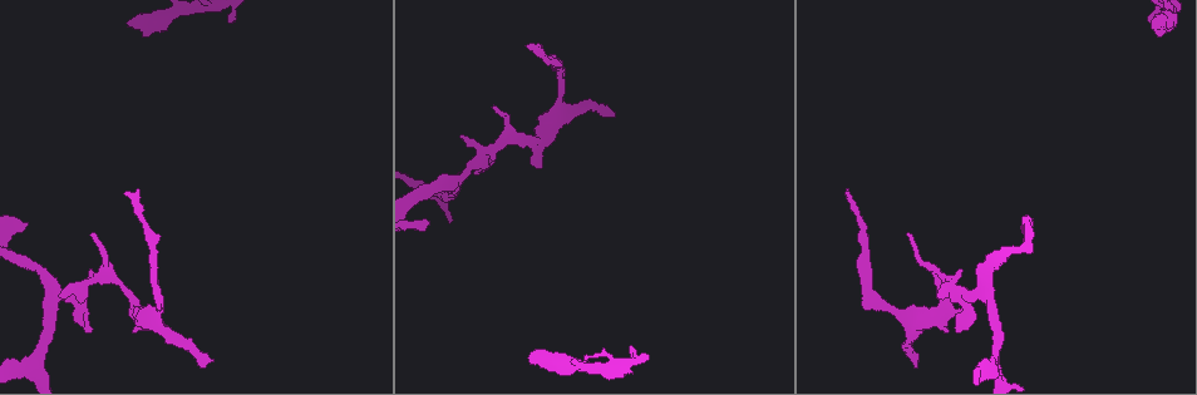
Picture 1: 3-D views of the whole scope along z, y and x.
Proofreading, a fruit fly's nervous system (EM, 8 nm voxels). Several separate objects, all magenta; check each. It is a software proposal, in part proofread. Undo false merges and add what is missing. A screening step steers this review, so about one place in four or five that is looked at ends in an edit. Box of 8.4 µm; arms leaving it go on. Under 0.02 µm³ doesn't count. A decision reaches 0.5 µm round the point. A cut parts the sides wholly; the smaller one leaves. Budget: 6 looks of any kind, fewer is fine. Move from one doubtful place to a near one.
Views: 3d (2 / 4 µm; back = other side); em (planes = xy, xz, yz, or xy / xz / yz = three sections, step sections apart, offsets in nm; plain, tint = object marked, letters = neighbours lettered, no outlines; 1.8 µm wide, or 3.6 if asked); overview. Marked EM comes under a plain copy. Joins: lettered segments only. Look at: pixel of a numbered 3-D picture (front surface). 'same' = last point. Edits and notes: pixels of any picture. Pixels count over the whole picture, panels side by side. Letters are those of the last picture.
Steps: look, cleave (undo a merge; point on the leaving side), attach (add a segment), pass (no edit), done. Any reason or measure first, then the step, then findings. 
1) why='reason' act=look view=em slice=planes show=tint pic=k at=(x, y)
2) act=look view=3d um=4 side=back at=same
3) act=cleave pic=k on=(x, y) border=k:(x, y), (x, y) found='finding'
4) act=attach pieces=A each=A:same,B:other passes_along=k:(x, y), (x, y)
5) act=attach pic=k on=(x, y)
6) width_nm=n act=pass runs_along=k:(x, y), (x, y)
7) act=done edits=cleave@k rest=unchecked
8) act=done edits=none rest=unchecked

why='free end' act=look view=3d um=4 pic=1 at=(428, 223)

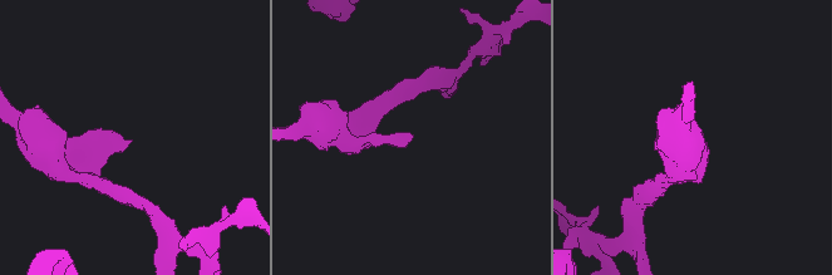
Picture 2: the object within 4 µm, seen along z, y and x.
act=look view=em um=3.6 slice=xy step=16 show=letters pic=2 at=(413, 135)

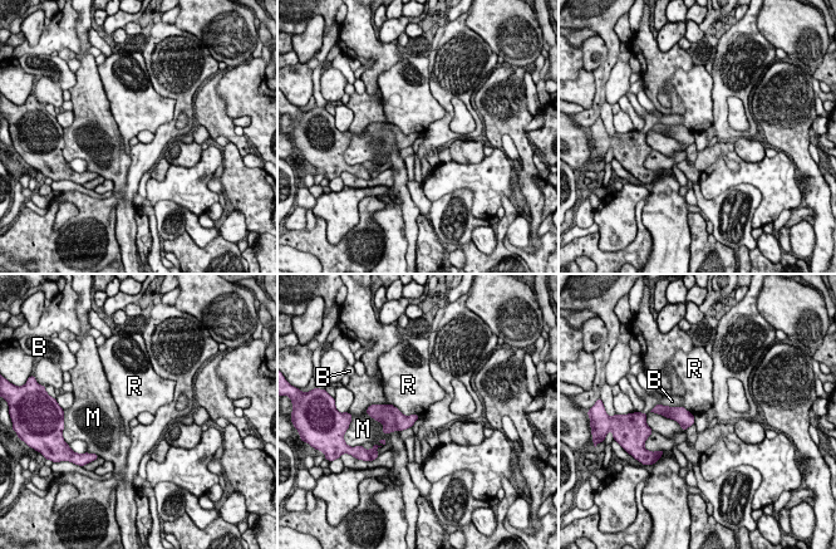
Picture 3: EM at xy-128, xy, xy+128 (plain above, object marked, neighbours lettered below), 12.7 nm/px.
why='another direction' act=look view=em um=3.6 slice=planes show=letters at=same

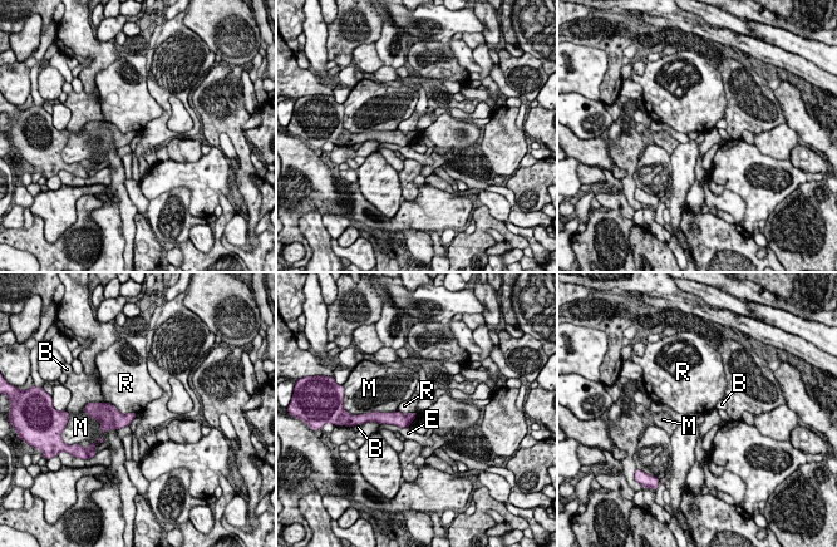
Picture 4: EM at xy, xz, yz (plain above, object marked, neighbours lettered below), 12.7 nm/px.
act=pass each=B:other,E:other,M:other,R:other border=4:(108, 402), (124, 414), (136, 414) found='no lettered segment goes on from it'

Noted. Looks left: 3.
why='thick end' act=look view=em slice=xz step=4 show=tint pic=1 at=(528, 359)

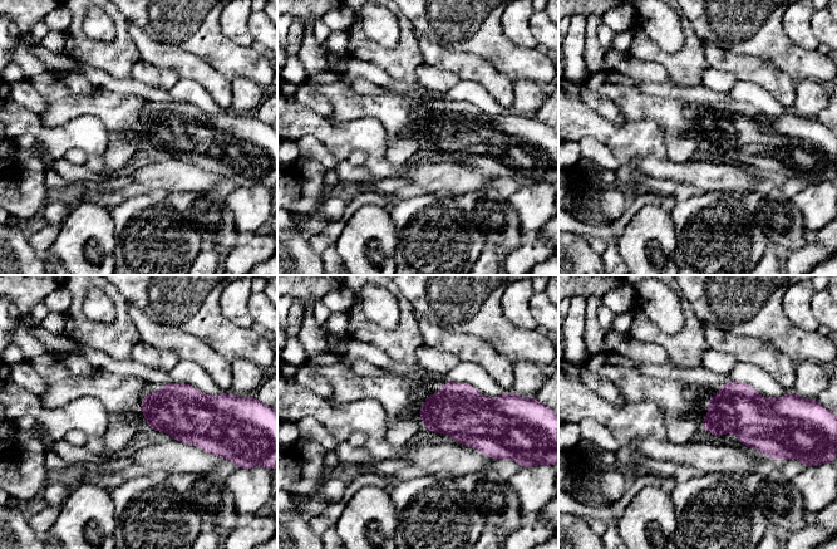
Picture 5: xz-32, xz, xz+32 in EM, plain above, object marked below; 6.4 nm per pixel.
why='cut it another way' act=look view=em slice=planes show=letters at=same

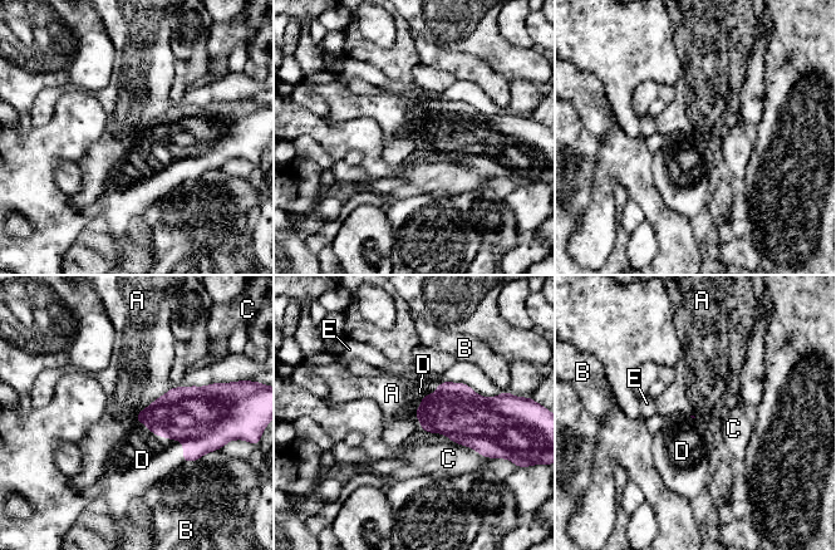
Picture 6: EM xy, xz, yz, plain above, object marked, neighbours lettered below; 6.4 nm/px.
act=attach pieces=D each=A:other,B:other,C:other,D:same,E:other found='the neuron continues'

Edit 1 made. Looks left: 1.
act=done edits=attach@6 rest=unchecked

